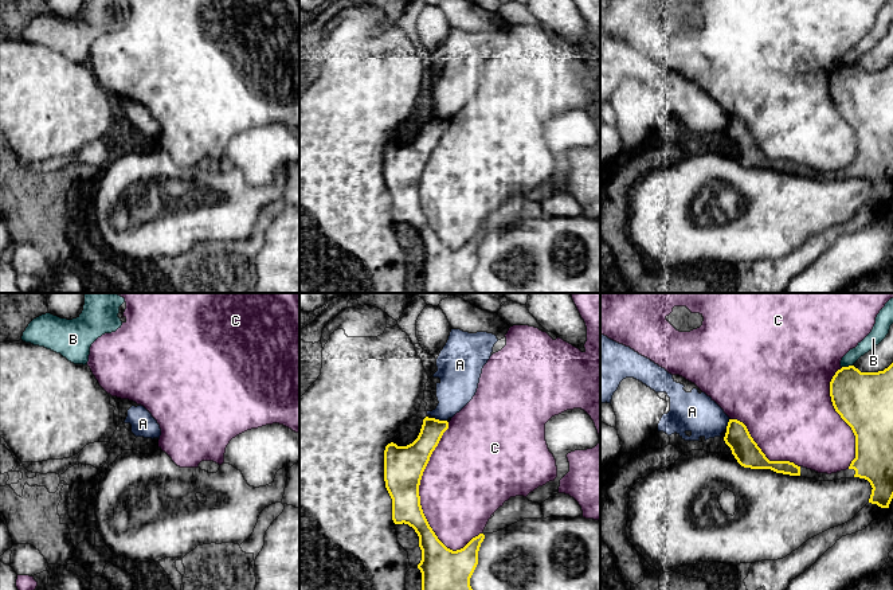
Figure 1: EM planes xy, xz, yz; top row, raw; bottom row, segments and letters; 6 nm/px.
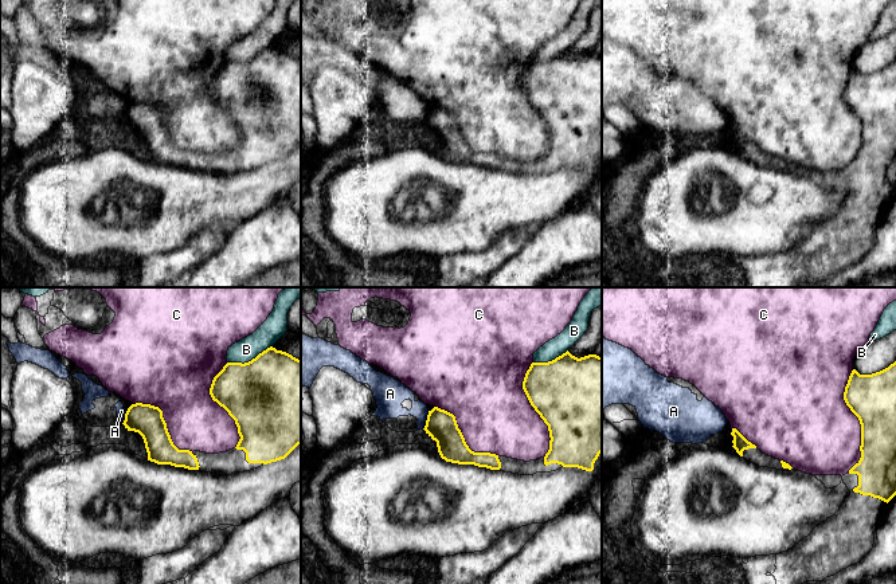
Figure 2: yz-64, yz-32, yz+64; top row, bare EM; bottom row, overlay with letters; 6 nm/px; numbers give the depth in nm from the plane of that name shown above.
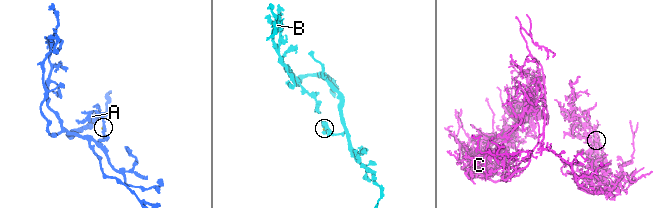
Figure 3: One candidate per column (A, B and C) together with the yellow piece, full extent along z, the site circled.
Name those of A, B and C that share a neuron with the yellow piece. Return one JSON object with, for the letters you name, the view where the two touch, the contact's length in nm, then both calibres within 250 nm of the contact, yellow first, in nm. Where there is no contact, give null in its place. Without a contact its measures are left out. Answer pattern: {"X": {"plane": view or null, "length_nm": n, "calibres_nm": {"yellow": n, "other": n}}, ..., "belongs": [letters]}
{"belongs": []}

